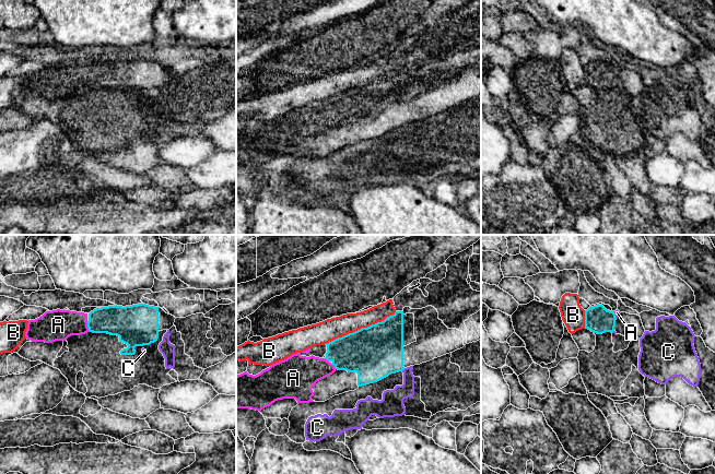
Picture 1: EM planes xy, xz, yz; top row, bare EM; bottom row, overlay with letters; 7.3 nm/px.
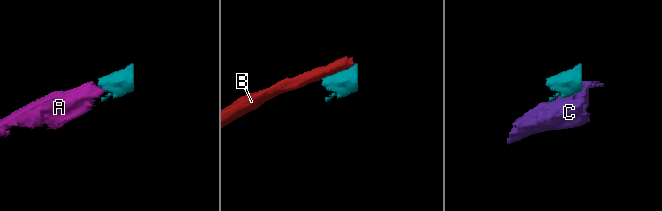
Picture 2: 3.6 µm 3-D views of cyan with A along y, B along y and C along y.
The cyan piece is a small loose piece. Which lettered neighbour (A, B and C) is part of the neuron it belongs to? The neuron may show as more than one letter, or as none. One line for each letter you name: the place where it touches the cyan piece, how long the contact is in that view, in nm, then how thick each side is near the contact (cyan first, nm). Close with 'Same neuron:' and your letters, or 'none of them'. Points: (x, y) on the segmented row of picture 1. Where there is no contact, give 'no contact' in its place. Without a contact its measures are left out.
A: meets cyan in xy at (88, 327); contact 80 nm long; 220 nm thick on the cyan side, 220 nm on the other
Same neuron: A

